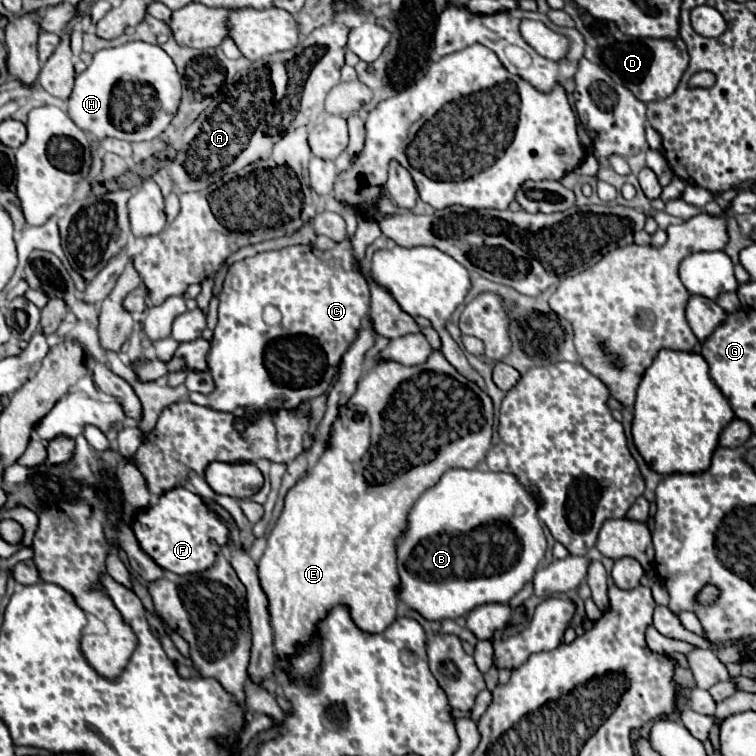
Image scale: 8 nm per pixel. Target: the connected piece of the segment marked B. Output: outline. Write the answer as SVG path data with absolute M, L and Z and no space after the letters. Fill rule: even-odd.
M476 468L446 470L438 484L418 498L410 510L406 534L398 542L400 600L420 612L426 620L460 618L482 604L506 604L532 580L538 562L546 554L546 536L536 514L538 502L534 496L536 494L528 492L526 486L508 472L480 472ZM518 502L524 502L528 508L524 516L514 512Z

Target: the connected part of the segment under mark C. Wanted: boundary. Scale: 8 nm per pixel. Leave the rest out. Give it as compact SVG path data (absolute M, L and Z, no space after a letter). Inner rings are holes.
M348 238L338 242L334 250L318 254L318 258L312 246L288 246L276 252L260 252L252 258L234 262L226 274L218 298L218 324L214 328L208 352L208 372L216 386L210 394L190 394L190 402L222 412L244 408L246 416L234 420L234 428L238 432L244 430L246 420L254 418L262 410L286 408L294 412L300 404L326 394L338 376L338 366L344 352L356 340L362 320L370 308L368 282L360 272ZM266 304L274 304L280 308L282 322L278 326L264 324L262 310ZM298 336L306 336L316 342L294 342L294 338L298 340Z

